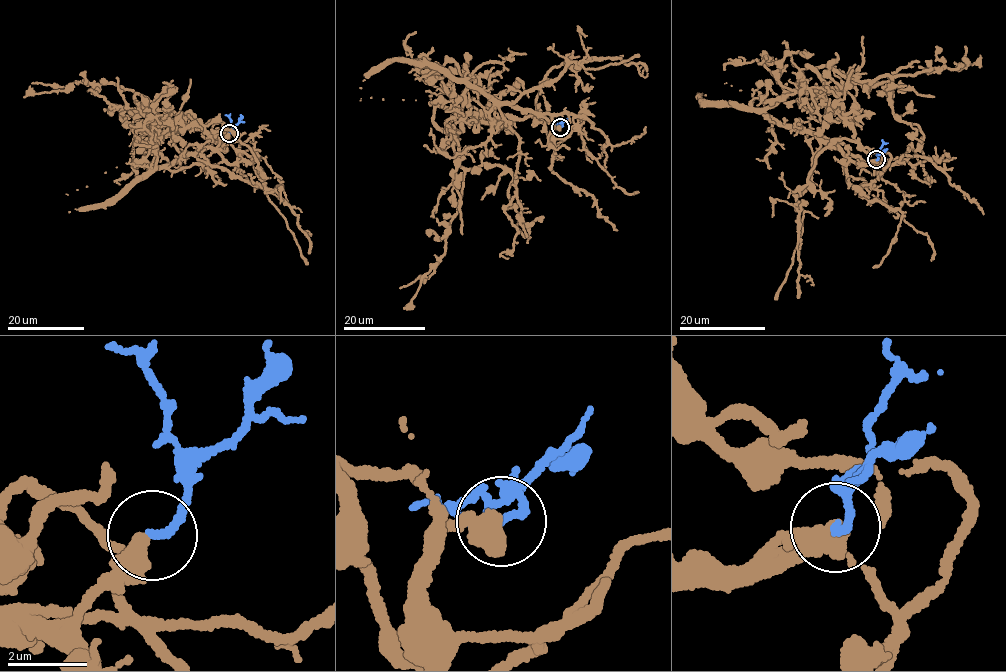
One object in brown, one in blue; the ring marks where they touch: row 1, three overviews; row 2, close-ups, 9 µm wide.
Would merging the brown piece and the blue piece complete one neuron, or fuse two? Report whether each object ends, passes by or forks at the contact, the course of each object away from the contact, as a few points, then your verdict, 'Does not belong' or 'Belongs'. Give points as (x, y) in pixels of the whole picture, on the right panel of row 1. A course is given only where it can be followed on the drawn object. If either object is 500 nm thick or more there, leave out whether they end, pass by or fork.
At the ring brown passes by. At the ring blue ends. Course of brown: (876, 159), (854, 162), (816, 134), (843, 114), (837, 97), (824, 91), (976, 62). Course of blue: (876, 159), (882, 139). Belongs

